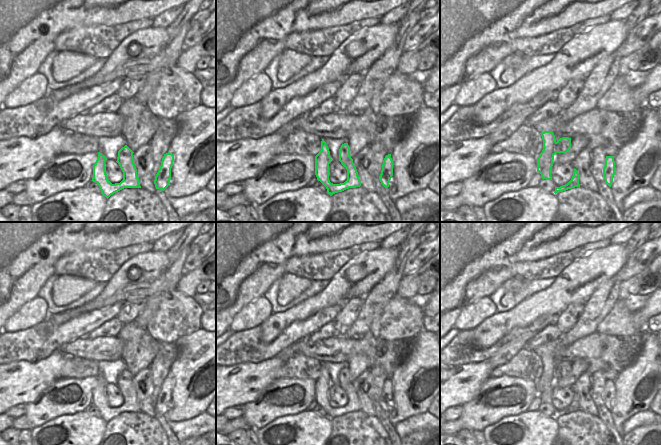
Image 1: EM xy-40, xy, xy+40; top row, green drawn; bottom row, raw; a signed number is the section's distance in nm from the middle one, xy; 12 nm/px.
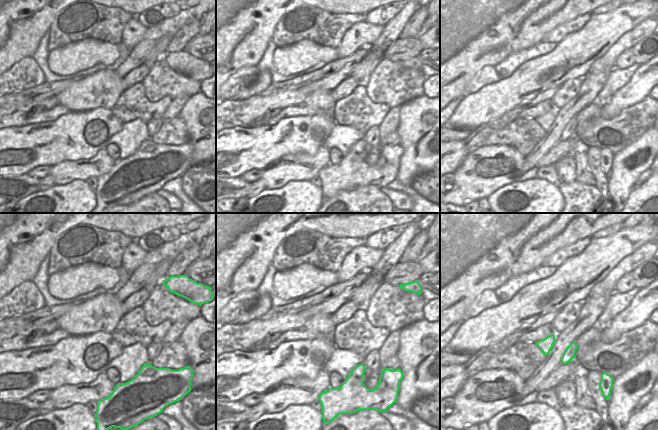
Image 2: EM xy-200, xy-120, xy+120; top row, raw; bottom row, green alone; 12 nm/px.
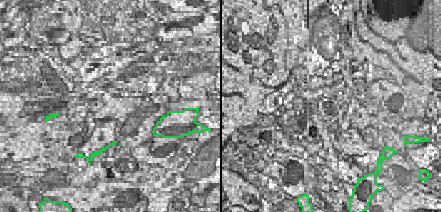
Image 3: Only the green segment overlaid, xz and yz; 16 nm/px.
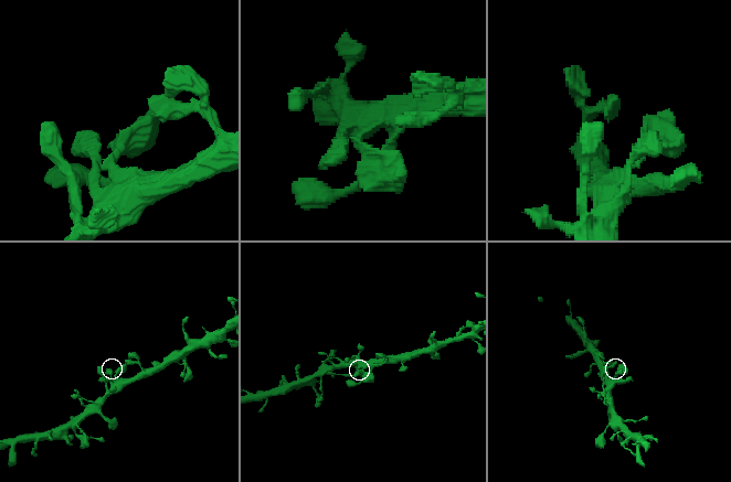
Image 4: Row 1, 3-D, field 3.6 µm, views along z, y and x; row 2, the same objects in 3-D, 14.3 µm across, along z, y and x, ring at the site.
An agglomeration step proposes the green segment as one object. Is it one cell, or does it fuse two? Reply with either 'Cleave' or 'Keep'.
Keep.

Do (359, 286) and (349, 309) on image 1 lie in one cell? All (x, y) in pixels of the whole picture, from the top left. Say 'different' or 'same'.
different

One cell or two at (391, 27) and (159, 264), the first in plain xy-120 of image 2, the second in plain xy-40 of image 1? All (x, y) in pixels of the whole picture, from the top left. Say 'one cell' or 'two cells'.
two cells

